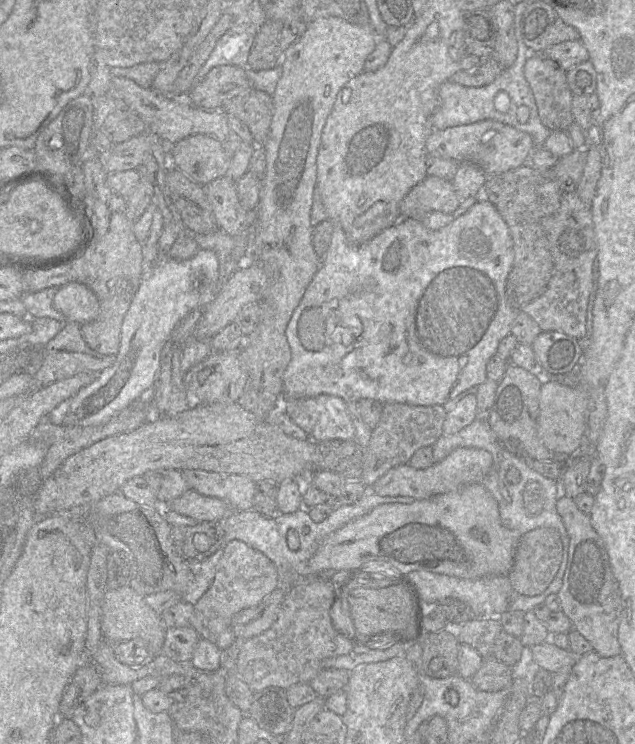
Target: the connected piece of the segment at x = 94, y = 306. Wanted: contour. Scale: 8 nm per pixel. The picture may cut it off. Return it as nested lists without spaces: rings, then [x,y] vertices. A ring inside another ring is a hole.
[[[70,282],[56,289],[54,307],[67,321],[84,324],[94,321],[100,300],[85,284]]]

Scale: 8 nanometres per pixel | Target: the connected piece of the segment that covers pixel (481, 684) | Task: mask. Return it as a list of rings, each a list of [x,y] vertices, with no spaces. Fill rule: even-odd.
[[[490,655],[484,660],[470,681],[481,691],[509,690],[513,682],[512,668]]]

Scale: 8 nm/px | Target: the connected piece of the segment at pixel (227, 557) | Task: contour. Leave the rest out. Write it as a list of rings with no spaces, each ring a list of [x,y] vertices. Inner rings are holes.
[[[231,540],[223,548],[211,586],[194,605],[190,626],[200,638],[226,650],[236,639],[231,627],[232,617],[240,610],[258,605],[277,585],[277,569],[263,553],[242,541]]]

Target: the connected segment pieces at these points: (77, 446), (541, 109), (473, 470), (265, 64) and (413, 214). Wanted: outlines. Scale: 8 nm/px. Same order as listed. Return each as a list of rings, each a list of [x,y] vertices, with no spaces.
[[[117,415],[99,426],[57,426],[43,418],[30,435],[30,439],[42,441],[48,446],[40,467],[41,479],[50,477],[73,454],[107,437],[122,434],[122,424]]]
[[[534,54],[525,63],[524,76],[533,92],[542,124],[551,131],[567,131],[574,123],[574,118],[571,110],[573,94],[567,82],[566,71],[555,61]]]
[[[462,447],[453,450],[446,458],[426,469],[415,469],[402,464],[388,470],[372,485],[379,496],[408,496],[415,500],[428,499],[436,495],[457,490],[467,484],[482,483],[493,465],[492,455],[483,449]]]
[[[267,19],[257,31],[248,57],[247,65],[255,70],[268,70],[280,65],[282,50],[280,34],[283,22]]]
[[[427,177],[404,197],[400,214],[402,218],[420,218],[429,212],[452,214],[460,204],[451,181]]]

